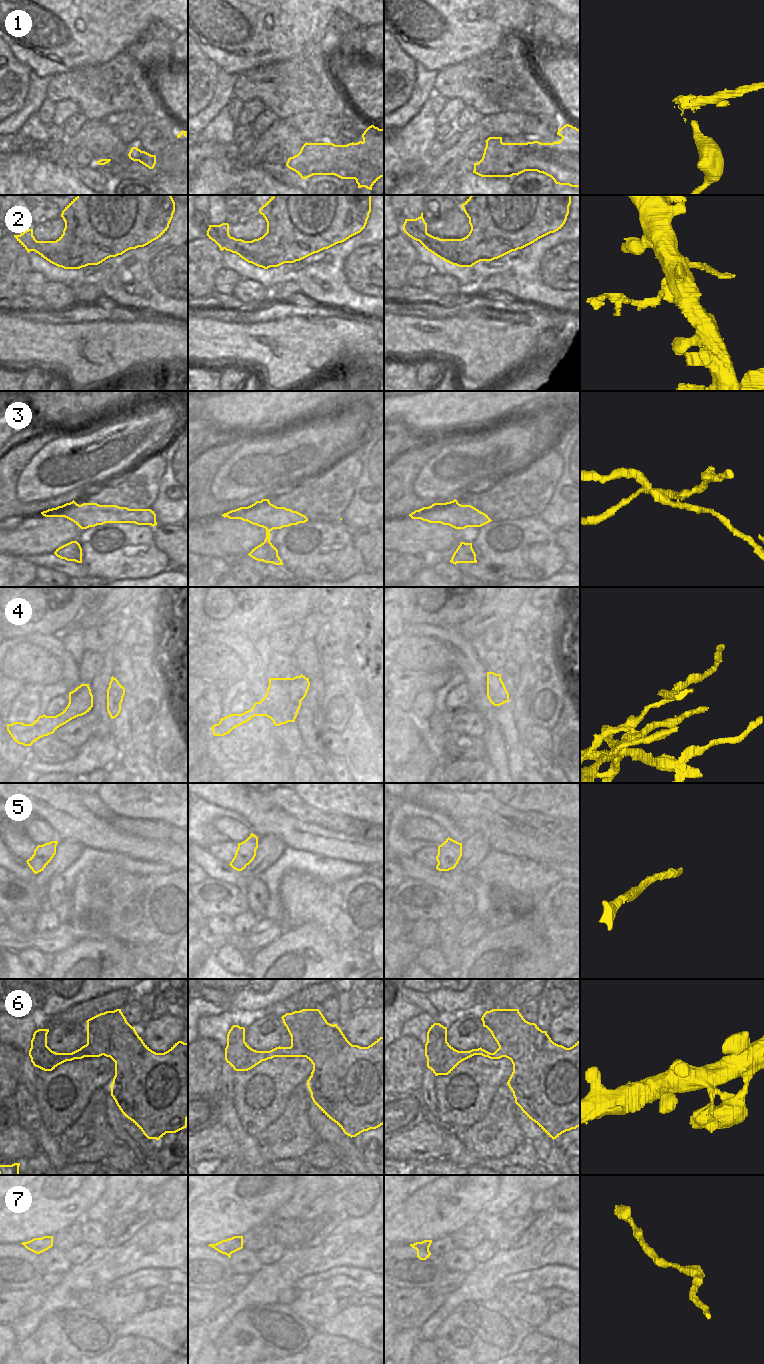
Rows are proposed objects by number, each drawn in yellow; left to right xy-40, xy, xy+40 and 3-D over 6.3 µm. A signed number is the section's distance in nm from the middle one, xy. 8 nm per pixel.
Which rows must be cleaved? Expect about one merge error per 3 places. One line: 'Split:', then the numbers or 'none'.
Split: 1, 2, 3, 4

